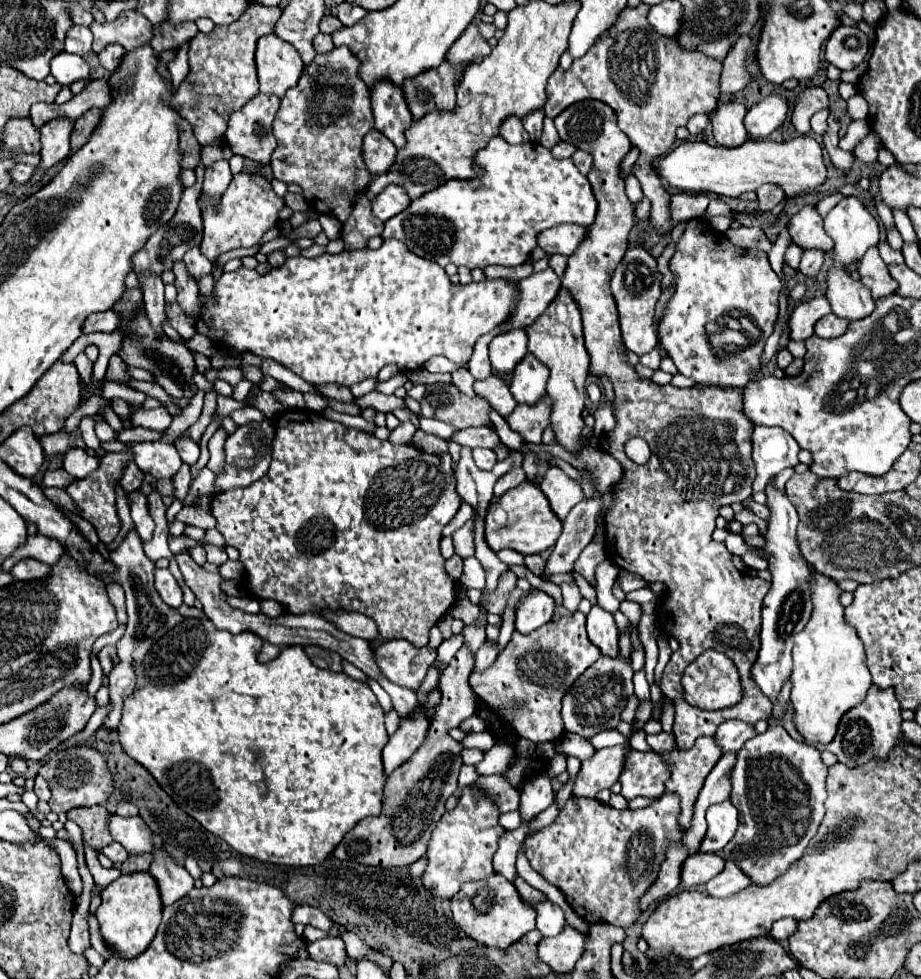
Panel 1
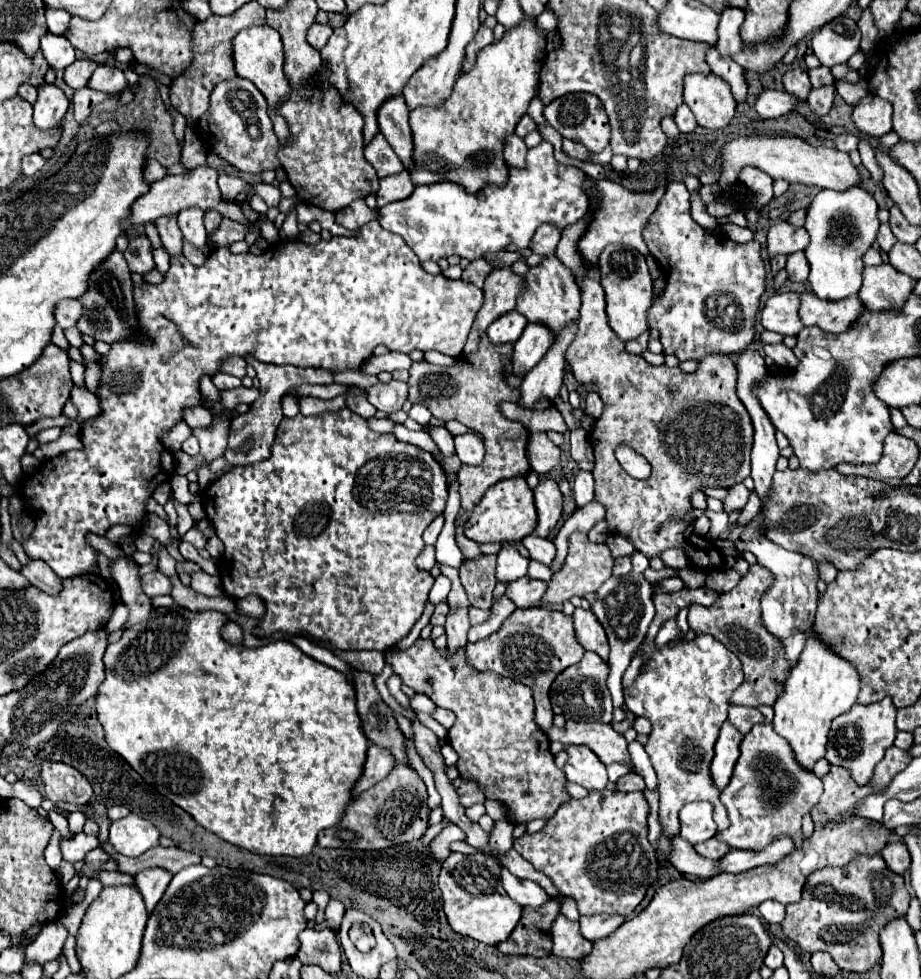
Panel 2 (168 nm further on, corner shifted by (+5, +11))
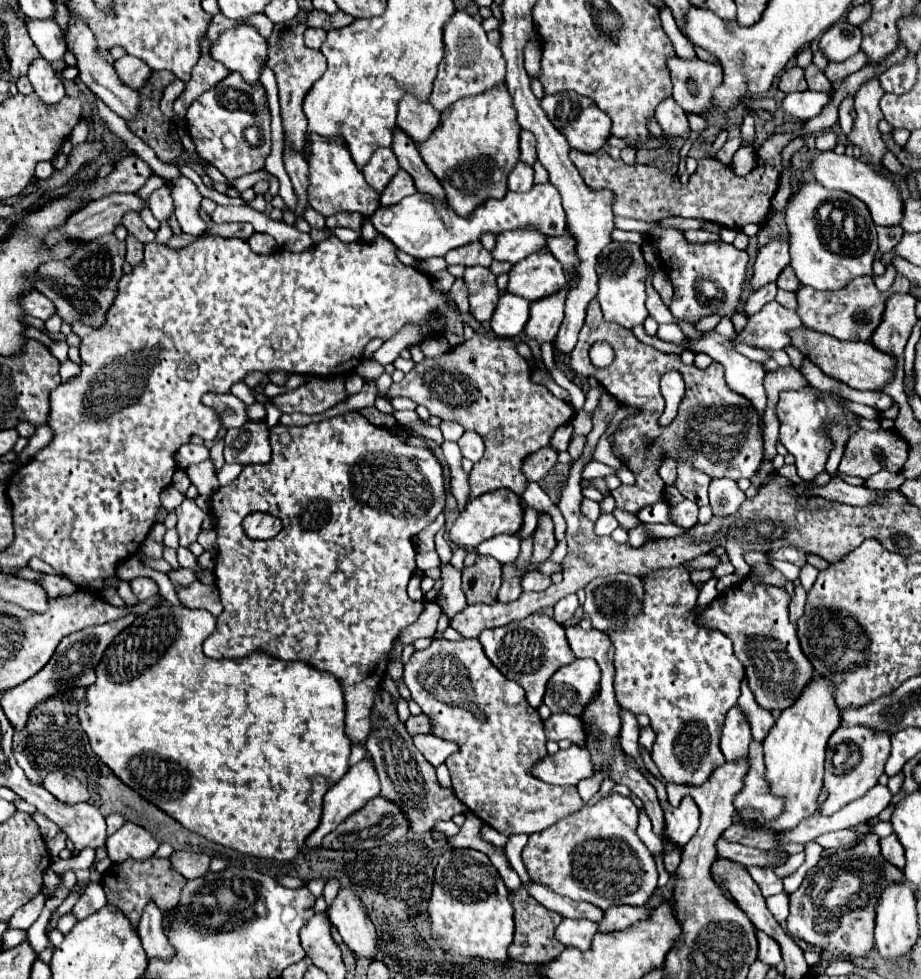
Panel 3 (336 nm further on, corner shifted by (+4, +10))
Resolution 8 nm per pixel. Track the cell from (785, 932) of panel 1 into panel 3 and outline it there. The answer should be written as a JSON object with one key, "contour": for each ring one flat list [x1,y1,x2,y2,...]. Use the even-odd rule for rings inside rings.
{"contour":[[783,891,783,893,779,893,779,895,769,897,769,899,767,899,767,907,769,907,771,915,773,915,779,923,783,923,783,921,787,919,787,915,789,915,789,895]]}

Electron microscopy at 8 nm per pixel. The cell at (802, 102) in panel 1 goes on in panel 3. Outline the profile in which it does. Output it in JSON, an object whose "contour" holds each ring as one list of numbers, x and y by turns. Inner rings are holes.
{"contour":[[791,67,787,69,781,79,779,79,779,89,783,93,793,93,793,91,805,91,807,83,803,77,803,69,801,67]]}

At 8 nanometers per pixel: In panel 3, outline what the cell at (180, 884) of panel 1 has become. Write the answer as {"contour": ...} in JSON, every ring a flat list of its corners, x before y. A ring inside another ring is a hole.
{"contour":[[149,903,149,907,145,907,141,923,139,923,139,935,141,935,143,949,149,959,169,961,169,959,173,959,173,955,177,955,177,949,169,943,169,939,165,937,161,927,163,927,161,911,157,911,157,907,153,907,153,903]]}

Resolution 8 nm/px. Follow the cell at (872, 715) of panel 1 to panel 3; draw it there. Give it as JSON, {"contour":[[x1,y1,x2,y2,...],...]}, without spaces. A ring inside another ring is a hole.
{"contour":[[839,727,831,735,827,745,825,779,823,779,827,799,823,801,819,813,833,815,847,803,865,795,873,785,877,785,879,777,883,775,887,757,889,757,889,735,873,735,873,731,865,731,865,727]]}

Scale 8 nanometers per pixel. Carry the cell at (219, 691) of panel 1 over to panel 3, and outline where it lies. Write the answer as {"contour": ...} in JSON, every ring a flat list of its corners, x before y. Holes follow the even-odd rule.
{"contour":[[165,603,161,607,155,607,139,615,105,649,95,669,97,681,87,687,87,693,79,703,77,709,79,725,89,737,91,749,95,751,99,761,107,765,115,777,119,777,125,785,137,791,145,801,153,803,155,807,177,819,177,823,181,823,185,829,223,847,231,847,239,853,255,855,261,859,291,861,305,845,309,833,315,831,317,823,321,821,323,795,349,769,347,761,351,753,351,741,343,731,345,699,341,699,341,687,337,687,337,679,333,679,333,675,325,675,323,671,313,671,313,667,305,667,303,663,281,663,279,659,269,659,265,655,249,655,249,659,229,659,229,661,209,659,203,655,201,645,213,633,213,629,215,629,215,617,209,611,175,607,171,603]]}

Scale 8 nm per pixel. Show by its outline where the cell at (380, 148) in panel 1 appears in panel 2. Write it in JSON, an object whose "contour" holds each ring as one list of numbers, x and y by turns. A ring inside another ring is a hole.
{"contour":[[376,134,372,138,372,142,366,146,364,150,364,156,366,160,376,168,378,176,384,178,384,176,390,176,390,174,398,174,404,170,404,164,400,162,400,158,394,154,392,146,388,144,388,140,384,138,384,134]]}

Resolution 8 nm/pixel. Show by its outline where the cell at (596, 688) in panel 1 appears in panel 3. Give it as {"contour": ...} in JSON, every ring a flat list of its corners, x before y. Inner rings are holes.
{"contour":[[575,659,553,673,547,683,543,703,551,713,579,715,587,707,589,699,597,695,597,679,599,667,593,659]]}

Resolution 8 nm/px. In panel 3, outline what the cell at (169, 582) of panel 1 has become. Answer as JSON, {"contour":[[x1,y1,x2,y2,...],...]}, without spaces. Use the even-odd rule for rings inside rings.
{"contour":[[137,577,137,579,129,581,129,587,131,587,131,591,137,595,139,601,149,599,149,597,153,597,153,595,159,593,157,583,155,583,153,579,149,579,149,577]]}

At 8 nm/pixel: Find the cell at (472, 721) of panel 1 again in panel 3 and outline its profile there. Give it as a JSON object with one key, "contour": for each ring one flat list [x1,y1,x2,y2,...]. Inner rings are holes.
{"contour":[[411,715,411,717,407,719,405,727,407,727,407,733,409,733,411,737,415,737,415,735,419,735,419,733,429,733,429,731,431,731,429,719,425,719,425,715,417,715,417,717]]}

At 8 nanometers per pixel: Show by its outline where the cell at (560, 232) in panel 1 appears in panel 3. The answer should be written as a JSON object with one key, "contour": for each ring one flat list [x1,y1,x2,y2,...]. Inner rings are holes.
{"contour":[[503,231,501,235,497,235,497,243,491,255,497,261,517,263,519,259,525,259,525,255,531,255,541,247,545,247,545,235,541,235,539,231]]}

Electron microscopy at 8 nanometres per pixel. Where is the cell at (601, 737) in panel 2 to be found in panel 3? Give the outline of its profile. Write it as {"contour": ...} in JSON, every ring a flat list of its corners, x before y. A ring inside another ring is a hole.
{"contour":[[555,713,545,721,545,735,551,741,571,739,575,745,585,743,585,729,583,723,567,713]]}

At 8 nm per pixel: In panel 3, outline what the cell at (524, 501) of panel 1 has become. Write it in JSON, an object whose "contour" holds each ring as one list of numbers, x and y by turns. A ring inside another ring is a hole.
{"contour":[[489,491,485,495,479,495,475,499,471,499,465,509,461,511,461,515,457,517,457,521,453,523,451,531,449,531,449,539,457,545,457,547,465,547,465,549,475,549,481,541,491,539,495,535,501,533,517,533,523,525,523,505,521,499,517,495,513,495,511,491]]}

